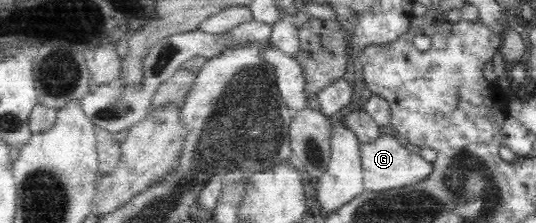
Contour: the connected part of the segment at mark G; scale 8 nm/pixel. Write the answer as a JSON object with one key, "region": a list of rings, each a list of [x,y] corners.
{"region":[[[379,132],[375,138],[365,142],[358,141],[357,153],[359,153],[363,188],[372,193],[413,184],[431,172],[431,163],[428,160],[403,146],[403,143],[389,132],[387,134]]]}

